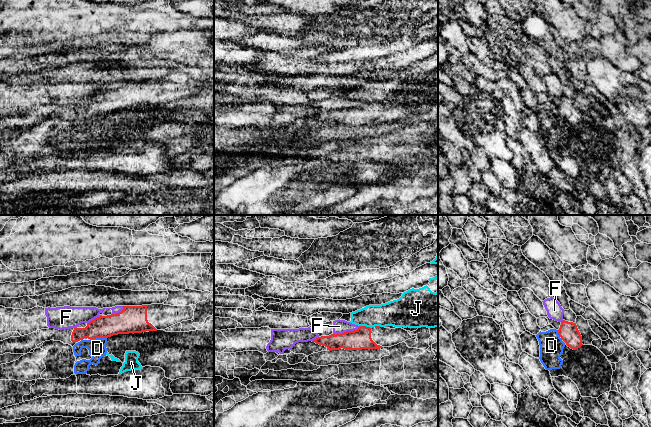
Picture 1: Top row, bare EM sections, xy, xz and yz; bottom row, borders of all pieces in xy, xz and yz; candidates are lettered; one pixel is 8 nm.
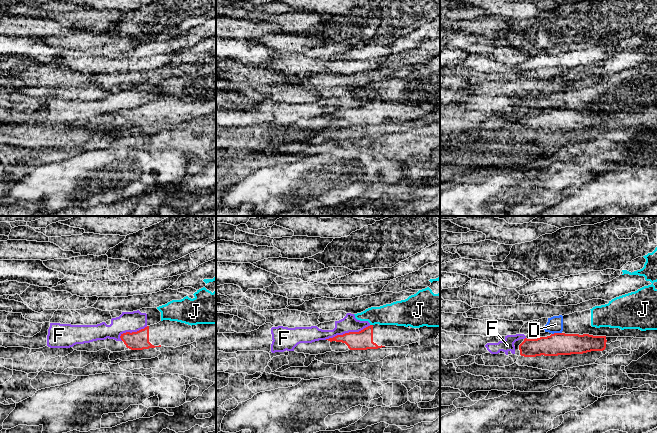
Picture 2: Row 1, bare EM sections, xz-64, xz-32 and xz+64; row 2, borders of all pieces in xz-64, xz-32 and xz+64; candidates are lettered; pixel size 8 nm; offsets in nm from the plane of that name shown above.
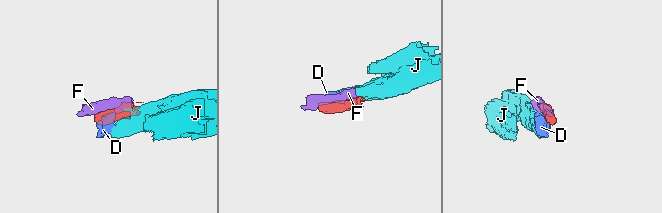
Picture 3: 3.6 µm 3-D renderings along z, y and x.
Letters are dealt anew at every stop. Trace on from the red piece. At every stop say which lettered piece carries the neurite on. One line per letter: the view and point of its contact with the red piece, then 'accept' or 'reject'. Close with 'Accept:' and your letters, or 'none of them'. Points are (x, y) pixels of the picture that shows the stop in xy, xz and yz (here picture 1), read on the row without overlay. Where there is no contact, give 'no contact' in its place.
D: xy (98, 113) | reject
F: xz (347, 107) | reject
J: xz (365, 102) | reject
Accept: none of them

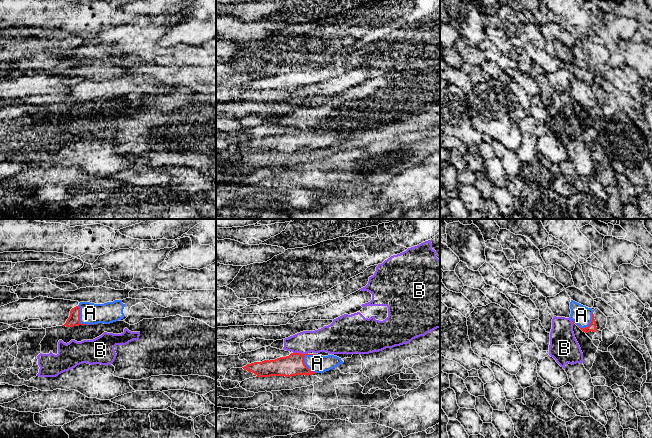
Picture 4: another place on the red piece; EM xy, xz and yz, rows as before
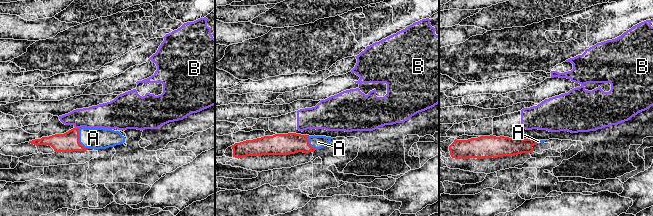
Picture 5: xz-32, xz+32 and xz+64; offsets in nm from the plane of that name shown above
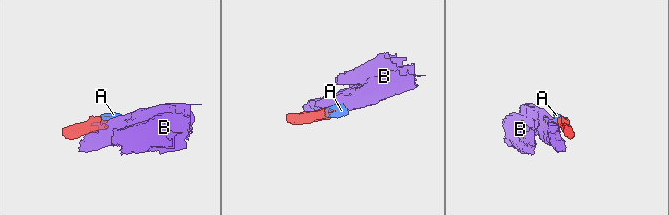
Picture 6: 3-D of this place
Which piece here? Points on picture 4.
A: xz (305, 141) | accept
B: xz (300, 129) | reject
Accept: A

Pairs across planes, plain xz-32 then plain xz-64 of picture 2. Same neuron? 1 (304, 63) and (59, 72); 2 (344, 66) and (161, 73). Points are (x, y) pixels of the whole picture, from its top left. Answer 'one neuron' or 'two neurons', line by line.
1: two neurons
2: two neurons

